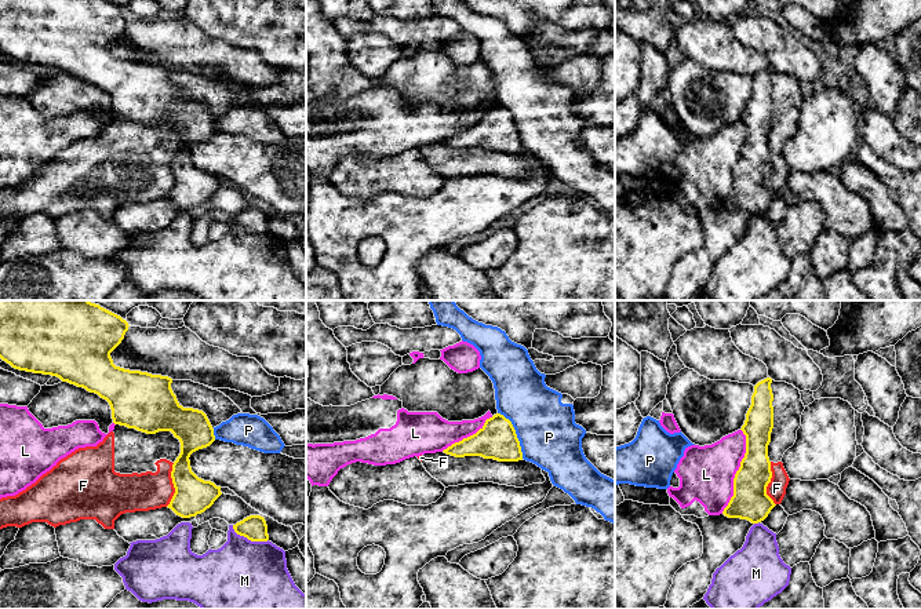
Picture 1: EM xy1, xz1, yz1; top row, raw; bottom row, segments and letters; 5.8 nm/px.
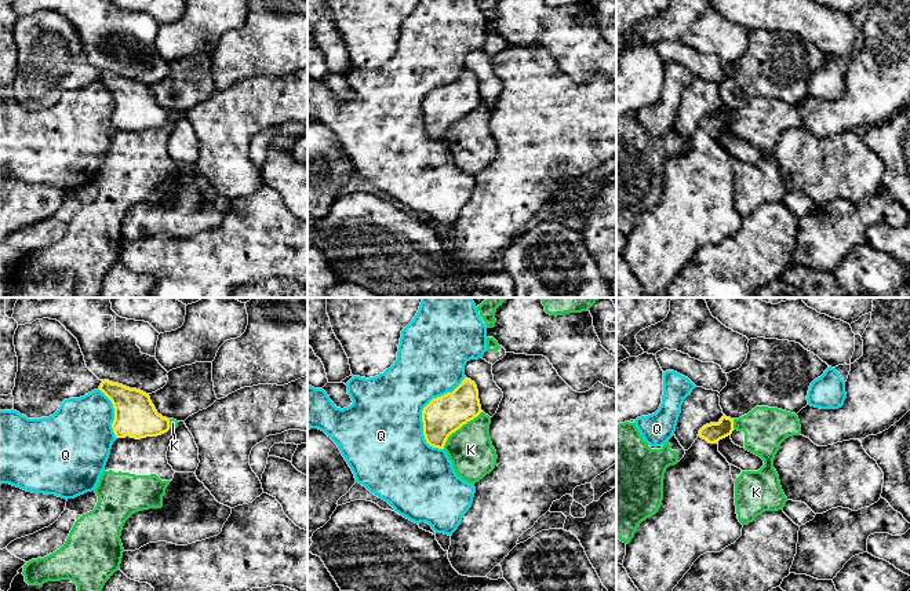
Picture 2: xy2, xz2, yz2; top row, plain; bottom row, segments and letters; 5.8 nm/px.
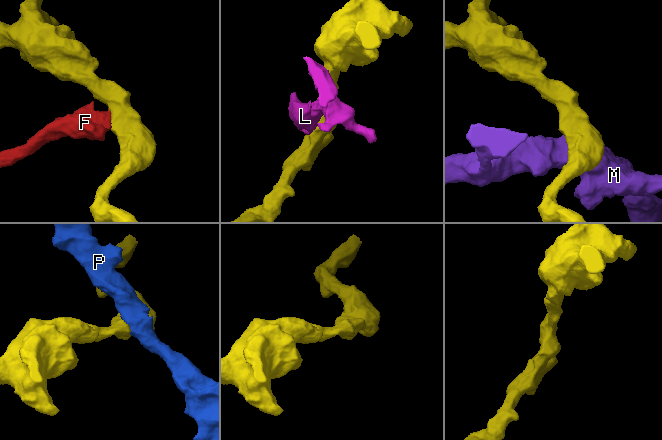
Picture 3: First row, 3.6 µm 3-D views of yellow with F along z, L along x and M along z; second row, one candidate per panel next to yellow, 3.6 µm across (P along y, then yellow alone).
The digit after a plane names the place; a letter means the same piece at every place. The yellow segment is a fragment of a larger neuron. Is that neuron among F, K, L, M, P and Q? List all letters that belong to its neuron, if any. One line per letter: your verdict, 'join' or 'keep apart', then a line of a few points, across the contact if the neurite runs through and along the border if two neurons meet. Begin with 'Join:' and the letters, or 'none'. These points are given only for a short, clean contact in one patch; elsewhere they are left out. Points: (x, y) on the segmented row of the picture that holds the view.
Join: none
F: keep apart; line xy1 (174, 463), (171, 471), (174, 495), (166, 506)
K: keep apart; line xz2 (481, 411), (457, 429), (443, 448)
L: keep apart
M: keep apart
P: keep apart
Q: keep apart

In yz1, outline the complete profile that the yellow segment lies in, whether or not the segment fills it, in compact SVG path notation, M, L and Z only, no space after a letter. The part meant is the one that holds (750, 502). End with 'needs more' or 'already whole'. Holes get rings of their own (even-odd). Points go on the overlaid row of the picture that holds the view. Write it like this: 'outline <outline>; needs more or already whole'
outline M767 378L754 386L751 405L740 429L746 435L746 453L733 478L733 496L722 511L728 518L747 519L751 524L764 521L776 506L767 495L772 478L768 457L773 429L771 383L772 379Z; already whole

